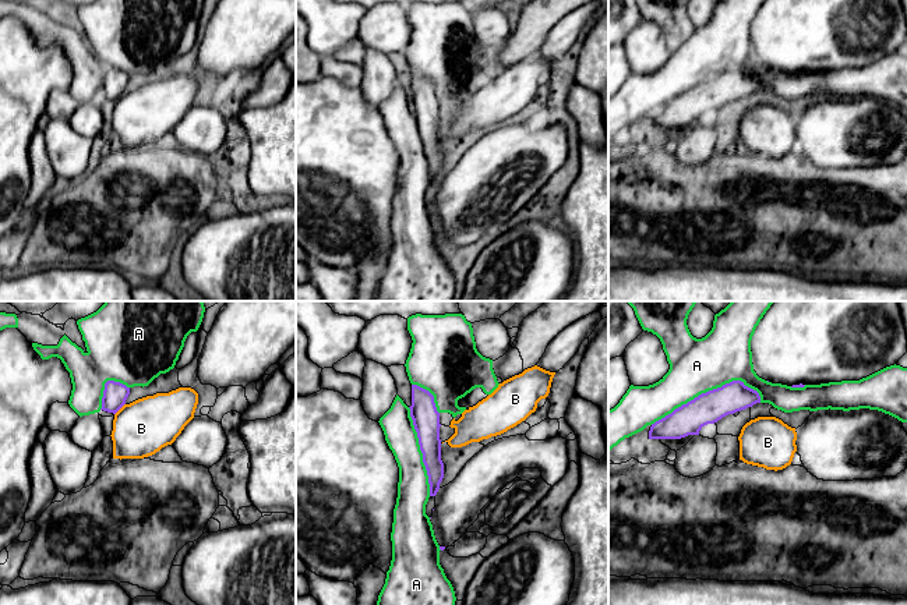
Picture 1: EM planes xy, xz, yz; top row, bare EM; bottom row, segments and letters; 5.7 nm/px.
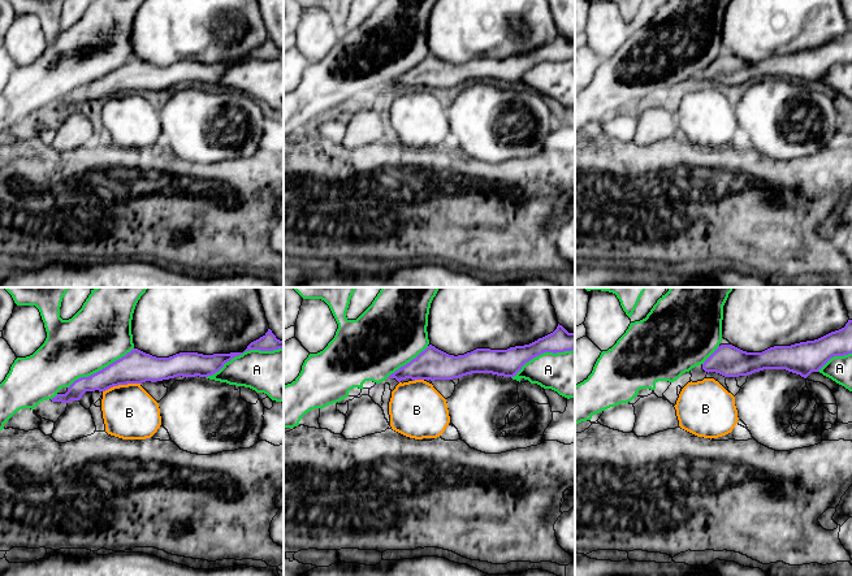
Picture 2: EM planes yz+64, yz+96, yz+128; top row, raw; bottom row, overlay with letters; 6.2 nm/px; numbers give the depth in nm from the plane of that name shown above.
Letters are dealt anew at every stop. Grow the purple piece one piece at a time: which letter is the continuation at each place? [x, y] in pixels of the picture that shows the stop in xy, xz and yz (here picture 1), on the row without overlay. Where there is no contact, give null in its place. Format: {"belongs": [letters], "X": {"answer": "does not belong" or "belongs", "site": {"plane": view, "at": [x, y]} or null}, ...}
{"belongs": [], "A": {"answer": "does not belong", "site": {"plane": "yz", "at": [706, 80]}}, "B": {"answer": "does not belong", "site": {"plane": "xy", "at": [120, 95]}}}

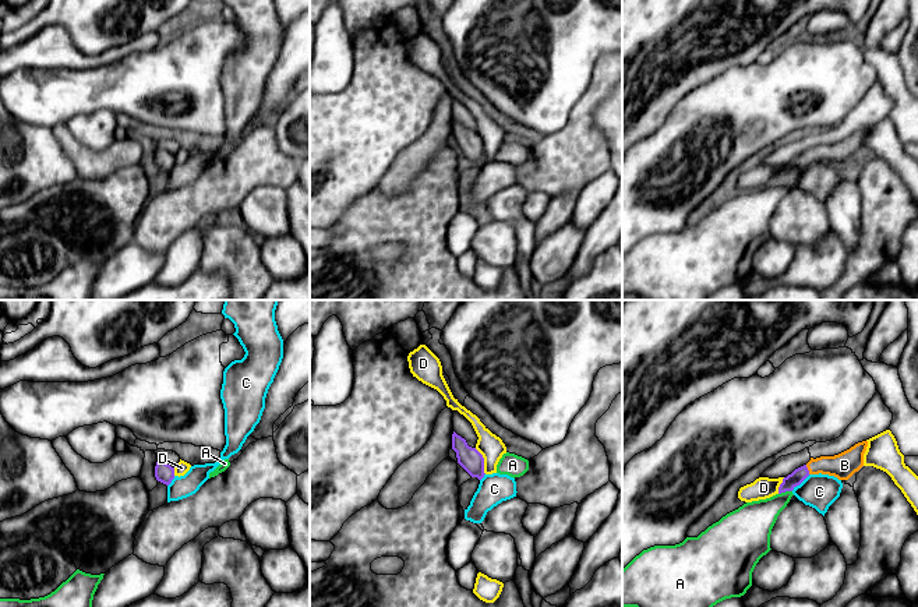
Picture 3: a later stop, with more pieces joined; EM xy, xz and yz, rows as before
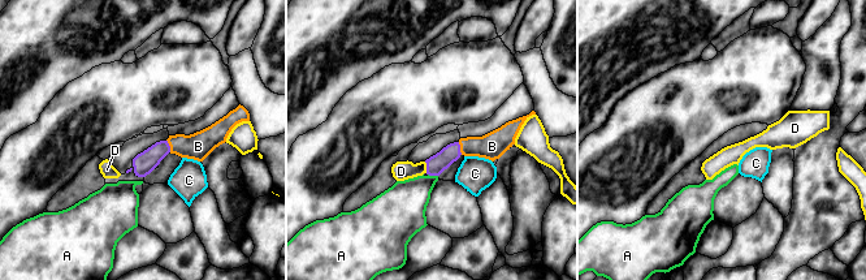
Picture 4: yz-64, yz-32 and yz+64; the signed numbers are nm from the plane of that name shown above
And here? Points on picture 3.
{"belongs": ["B"], "A": {"answer": "does not belong", "site": {"plane": "yz", "at": [784, 179]}}, "B": {"answer": "belongs", "site": {"plane": "yz", "at": [807, 156]}}, "C": {"answer": "does not belong", "site": {"plane": "yz", "at": [800, 170]}}, "D": {"answer": "does not belong", "site": {"plane": "xz", "at": [483, 148]}}}

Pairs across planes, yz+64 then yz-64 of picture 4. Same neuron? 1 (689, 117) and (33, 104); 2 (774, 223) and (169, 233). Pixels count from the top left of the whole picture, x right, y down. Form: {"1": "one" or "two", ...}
{"1": "two", "2": "two"}

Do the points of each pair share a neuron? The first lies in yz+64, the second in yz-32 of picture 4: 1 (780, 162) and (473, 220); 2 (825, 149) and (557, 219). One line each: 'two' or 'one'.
1: two
2: two

